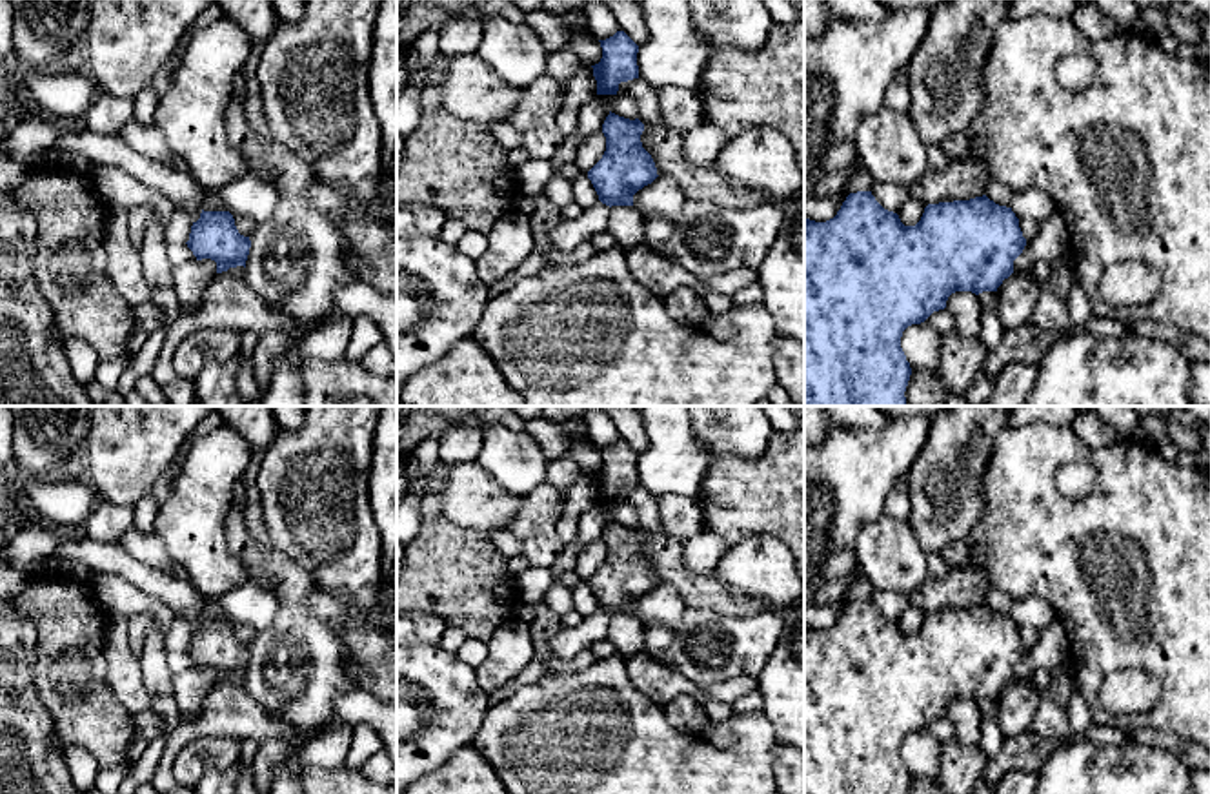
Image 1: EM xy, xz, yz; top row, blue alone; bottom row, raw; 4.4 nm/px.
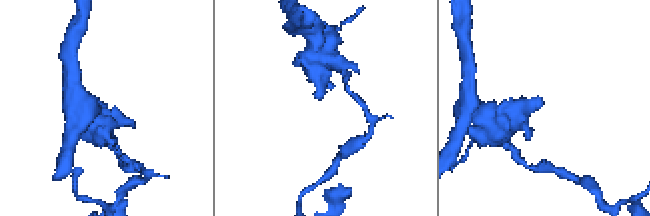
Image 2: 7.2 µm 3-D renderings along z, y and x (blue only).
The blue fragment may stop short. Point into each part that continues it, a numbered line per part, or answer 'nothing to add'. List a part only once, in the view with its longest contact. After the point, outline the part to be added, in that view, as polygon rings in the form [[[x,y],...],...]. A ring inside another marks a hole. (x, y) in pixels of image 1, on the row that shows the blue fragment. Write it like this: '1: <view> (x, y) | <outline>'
nothing to add

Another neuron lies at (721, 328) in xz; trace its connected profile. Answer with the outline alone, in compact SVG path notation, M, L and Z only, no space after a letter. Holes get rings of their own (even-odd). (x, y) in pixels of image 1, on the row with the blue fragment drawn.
M719 315L704 331L715 341L728 341L735 335L735 326L728 315Z

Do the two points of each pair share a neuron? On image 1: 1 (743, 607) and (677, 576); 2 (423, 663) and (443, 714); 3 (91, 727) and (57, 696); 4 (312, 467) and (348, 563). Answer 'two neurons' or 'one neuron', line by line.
1: one neuron
2: one neuron
3: one neuron
4: one neuron

